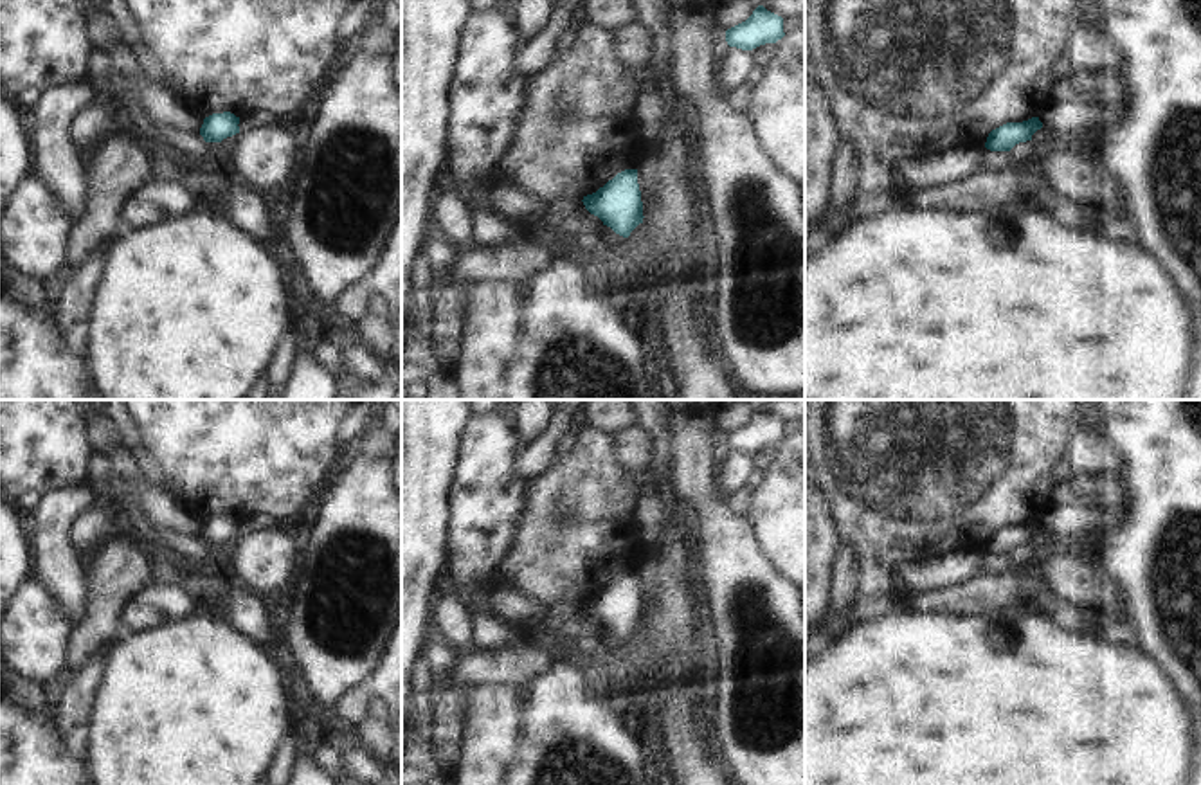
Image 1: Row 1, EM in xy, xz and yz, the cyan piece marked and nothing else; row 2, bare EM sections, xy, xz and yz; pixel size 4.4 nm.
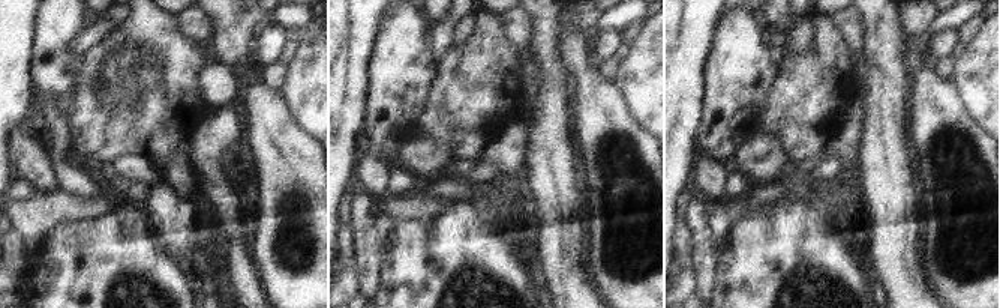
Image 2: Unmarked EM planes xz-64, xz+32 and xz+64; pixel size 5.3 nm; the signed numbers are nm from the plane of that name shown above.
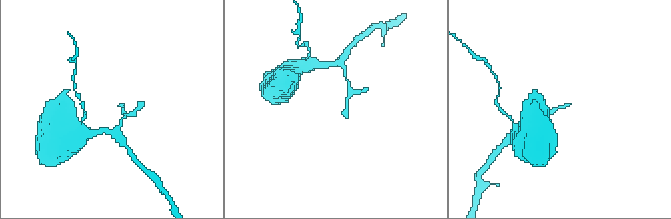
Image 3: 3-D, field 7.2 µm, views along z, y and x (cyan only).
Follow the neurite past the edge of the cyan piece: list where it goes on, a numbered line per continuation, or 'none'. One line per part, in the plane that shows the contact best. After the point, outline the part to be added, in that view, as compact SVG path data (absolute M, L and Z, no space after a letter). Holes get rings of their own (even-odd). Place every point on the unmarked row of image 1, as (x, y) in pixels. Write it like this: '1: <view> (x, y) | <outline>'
none

